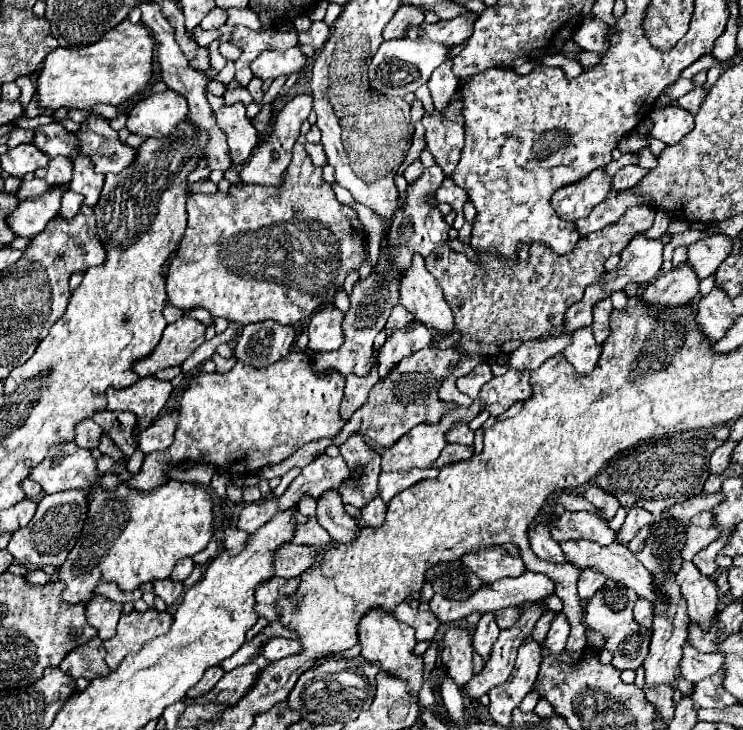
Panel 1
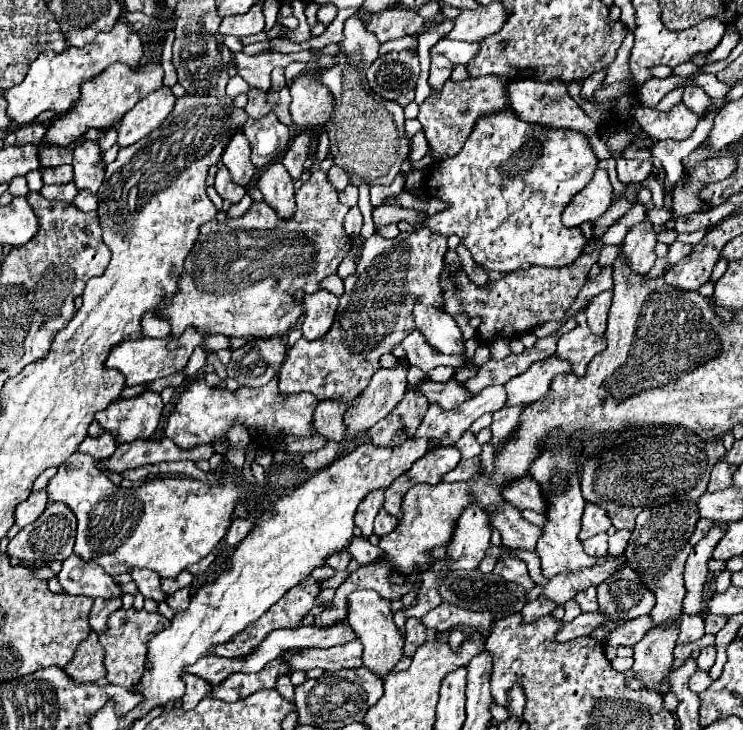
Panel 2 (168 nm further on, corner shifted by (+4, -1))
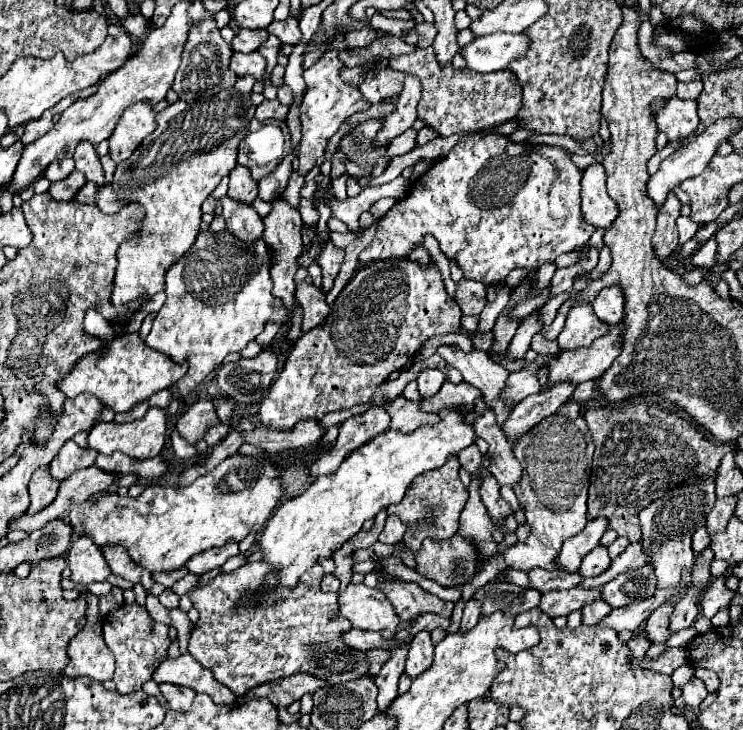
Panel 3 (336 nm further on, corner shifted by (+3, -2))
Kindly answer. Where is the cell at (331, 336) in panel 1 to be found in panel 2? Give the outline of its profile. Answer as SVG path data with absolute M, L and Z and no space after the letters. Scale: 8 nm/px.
M318 290L314 294L306 294L304 298L304 322L302 334L306 340L316 340L328 334L332 326L332 318L336 314L338 298L328 290Z

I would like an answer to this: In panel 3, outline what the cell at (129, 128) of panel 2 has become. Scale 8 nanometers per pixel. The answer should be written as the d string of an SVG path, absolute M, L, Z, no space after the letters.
M135 103L125 109L113 135L109 137L109 157L121 163L131 157L131 153L141 145L141 141L157 129L155 111L149 103Z

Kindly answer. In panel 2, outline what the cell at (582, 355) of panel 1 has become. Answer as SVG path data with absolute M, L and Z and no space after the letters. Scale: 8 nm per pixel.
M578 312L576 314L576 328L572 332L560 336L556 356L564 358L566 362L572 362L572 370L576 376L584 376L588 362L596 354L600 354L604 350L604 346L606 346L606 340L594 336L588 330L584 312Z

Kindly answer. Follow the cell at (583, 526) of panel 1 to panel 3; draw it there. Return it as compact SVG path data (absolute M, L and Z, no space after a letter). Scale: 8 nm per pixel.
M597 545L585 559L583 559L583 565L581 565L581 575L583 577L597 577L601 575L601 571L607 571L609 569L609 553L607 553L607 547L601 547Z

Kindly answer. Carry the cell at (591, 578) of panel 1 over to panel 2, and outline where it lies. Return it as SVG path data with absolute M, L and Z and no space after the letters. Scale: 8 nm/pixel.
M596 586L588 588L588 590L582 590L580 594L574 596L574 600L580 604L582 612L596 612L598 610L598 604L596 604Z

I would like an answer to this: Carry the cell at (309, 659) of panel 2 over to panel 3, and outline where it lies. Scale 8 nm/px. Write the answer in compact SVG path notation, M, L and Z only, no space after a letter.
M371 649L371 651L367 651L367 659L369 659L371 675L375 677L377 671L381 669L381 665L385 663L385 659L389 659L389 651L387 649Z

